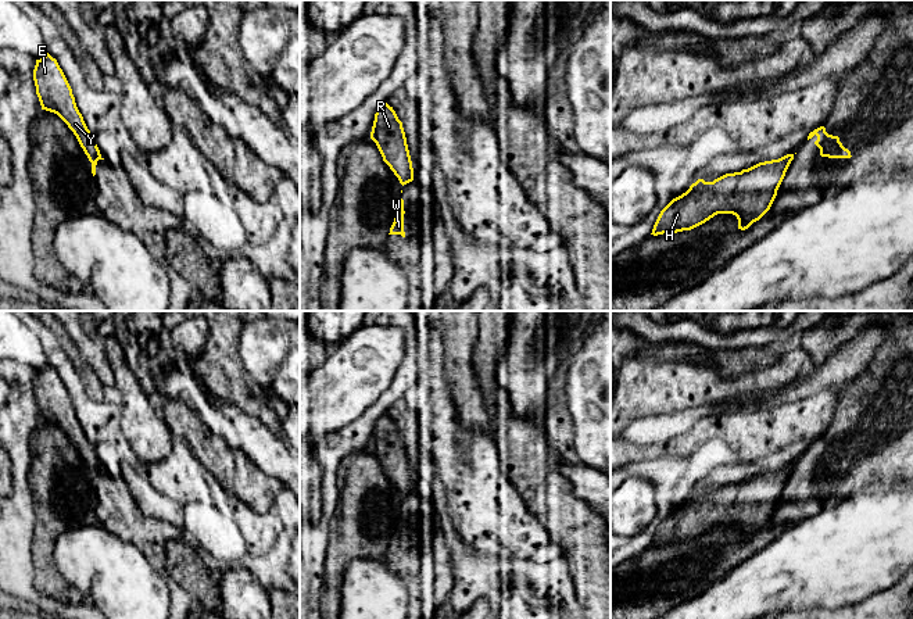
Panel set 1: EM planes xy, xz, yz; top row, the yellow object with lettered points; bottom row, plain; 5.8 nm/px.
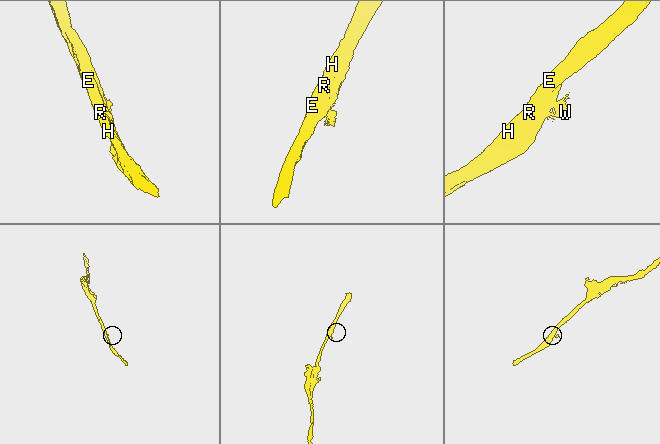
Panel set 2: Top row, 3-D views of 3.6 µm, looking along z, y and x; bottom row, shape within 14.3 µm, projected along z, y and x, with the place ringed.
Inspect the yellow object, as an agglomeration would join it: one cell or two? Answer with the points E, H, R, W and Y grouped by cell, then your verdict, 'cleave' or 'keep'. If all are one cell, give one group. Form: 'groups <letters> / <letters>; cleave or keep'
groups E H R Y / W; cleave

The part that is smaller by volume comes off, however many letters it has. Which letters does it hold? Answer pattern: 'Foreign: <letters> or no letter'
Foreign: W

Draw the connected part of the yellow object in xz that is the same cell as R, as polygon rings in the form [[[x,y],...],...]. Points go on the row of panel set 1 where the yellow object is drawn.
[[[387,103],[382,104],[375,114],[370,139],[400,183],[404,186],[412,182],[413,168],[402,122]]]

